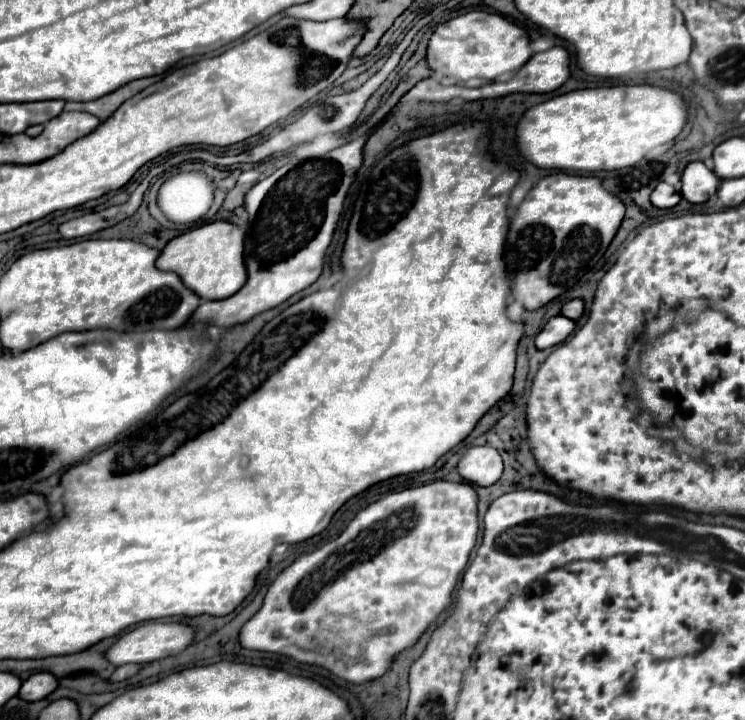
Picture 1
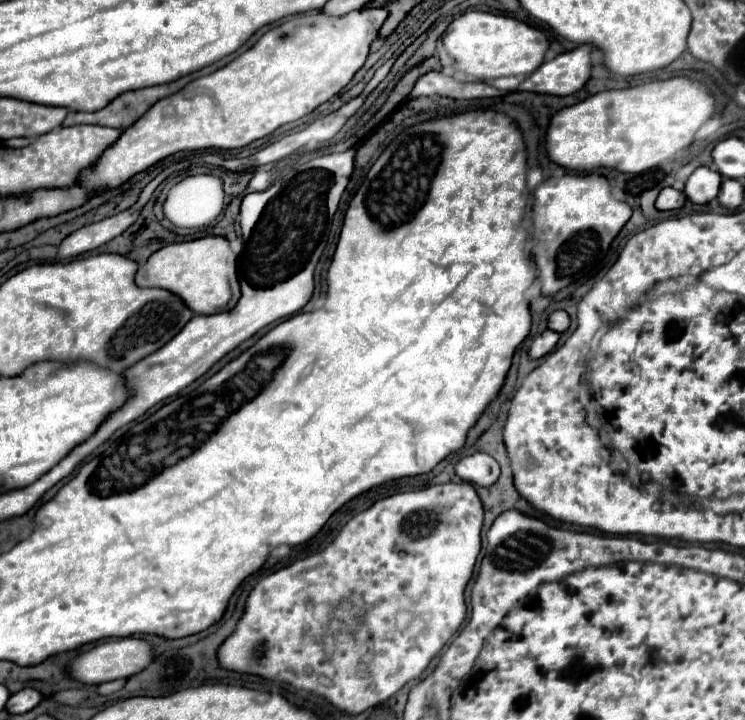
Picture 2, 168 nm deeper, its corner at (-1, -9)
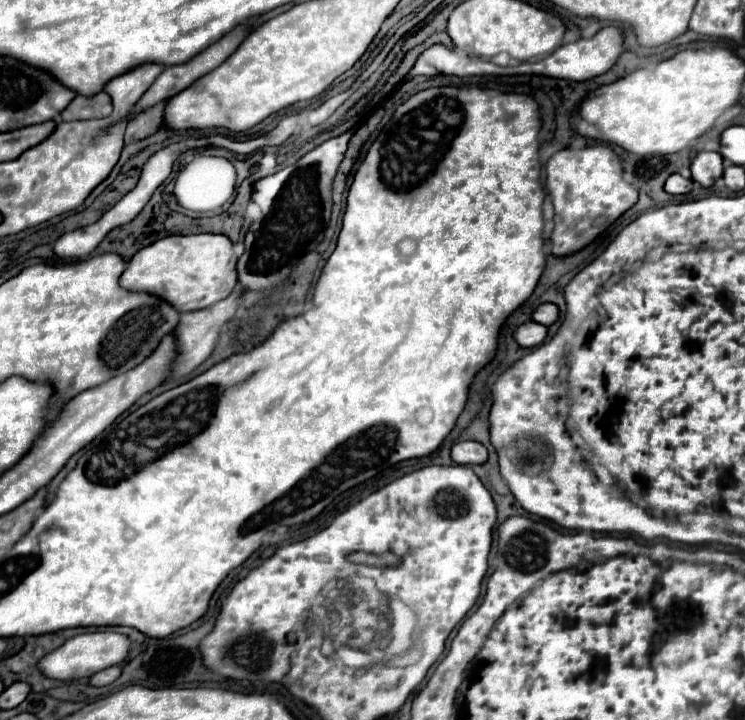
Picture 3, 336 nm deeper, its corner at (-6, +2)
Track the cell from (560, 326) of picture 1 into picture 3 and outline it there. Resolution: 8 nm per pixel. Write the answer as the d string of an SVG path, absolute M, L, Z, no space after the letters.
M527 322L527 324L519 326L515 332L515 340L523 348L535 348L535 346L543 344L545 336L547 336L547 326L537 324L537 322Z

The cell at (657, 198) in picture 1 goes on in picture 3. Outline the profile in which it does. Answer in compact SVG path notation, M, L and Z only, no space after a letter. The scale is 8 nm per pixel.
M673 174L673 176L669 176L667 178L667 182L665 182L665 190L669 192L669 194L687 194L687 192L691 192L691 180L685 180L683 176L679 176L679 174Z

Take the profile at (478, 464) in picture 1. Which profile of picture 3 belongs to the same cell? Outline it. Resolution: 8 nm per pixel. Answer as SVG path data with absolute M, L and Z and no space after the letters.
M457 442L451 448L451 458L455 464L485 464L489 458L489 450L479 442Z

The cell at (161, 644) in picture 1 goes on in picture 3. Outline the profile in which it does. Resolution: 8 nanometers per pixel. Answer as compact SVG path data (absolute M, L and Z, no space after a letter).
M91 632L69 638L63 646L47 654L39 662L39 670L57 680L79 680L79 678L91 678L95 672L101 672L109 666L121 664L129 654L129 638L119 632Z

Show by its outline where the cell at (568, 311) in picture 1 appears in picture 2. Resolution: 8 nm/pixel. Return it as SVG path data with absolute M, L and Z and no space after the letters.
M554 311L550 317L548 317L548 329L550 331L556 331L556 333L562 333L566 331L570 325L570 317L566 311Z

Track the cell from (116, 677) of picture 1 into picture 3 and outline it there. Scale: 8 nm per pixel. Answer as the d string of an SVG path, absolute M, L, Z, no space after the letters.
M121 666L105 668L105 670L97 672L95 676L91 676L91 686L107 686L107 684L115 682L119 676L121 676Z

